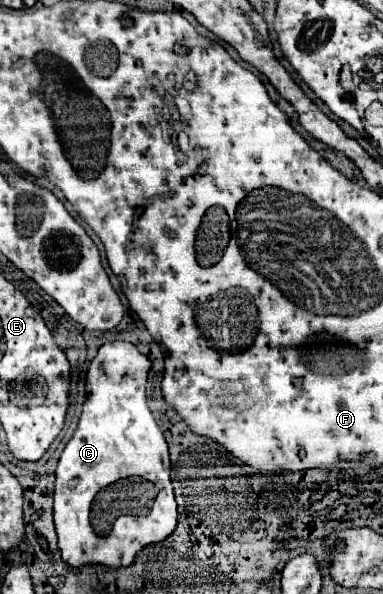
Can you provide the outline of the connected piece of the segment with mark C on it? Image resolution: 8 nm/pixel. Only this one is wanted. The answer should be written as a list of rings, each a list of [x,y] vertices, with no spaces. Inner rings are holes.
[[[113,341],[105,343],[97,357],[91,361],[87,371],[87,401],[83,403],[83,413],[79,419],[79,427],[71,441],[67,443],[65,451],[61,453],[59,465],[57,465],[57,483],[55,483],[55,529],[59,537],[59,551],[63,563],[69,567],[81,569],[85,565],[103,565],[103,567],[129,567],[135,559],[135,555],[157,541],[167,539],[177,525],[177,503],[171,487],[171,463],[169,463],[169,451],[163,433],[159,431],[151,411],[147,409],[145,401],[145,385],[147,385],[147,373],[151,369],[151,361],[137,351],[135,345],[125,341]],[[123,477],[143,477],[159,489],[159,495],[155,499],[155,505],[147,517],[119,517],[115,521],[115,527],[109,537],[95,535],[91,523],[89,523],[89,511],[95,495],[107,487],[117,483]]]

